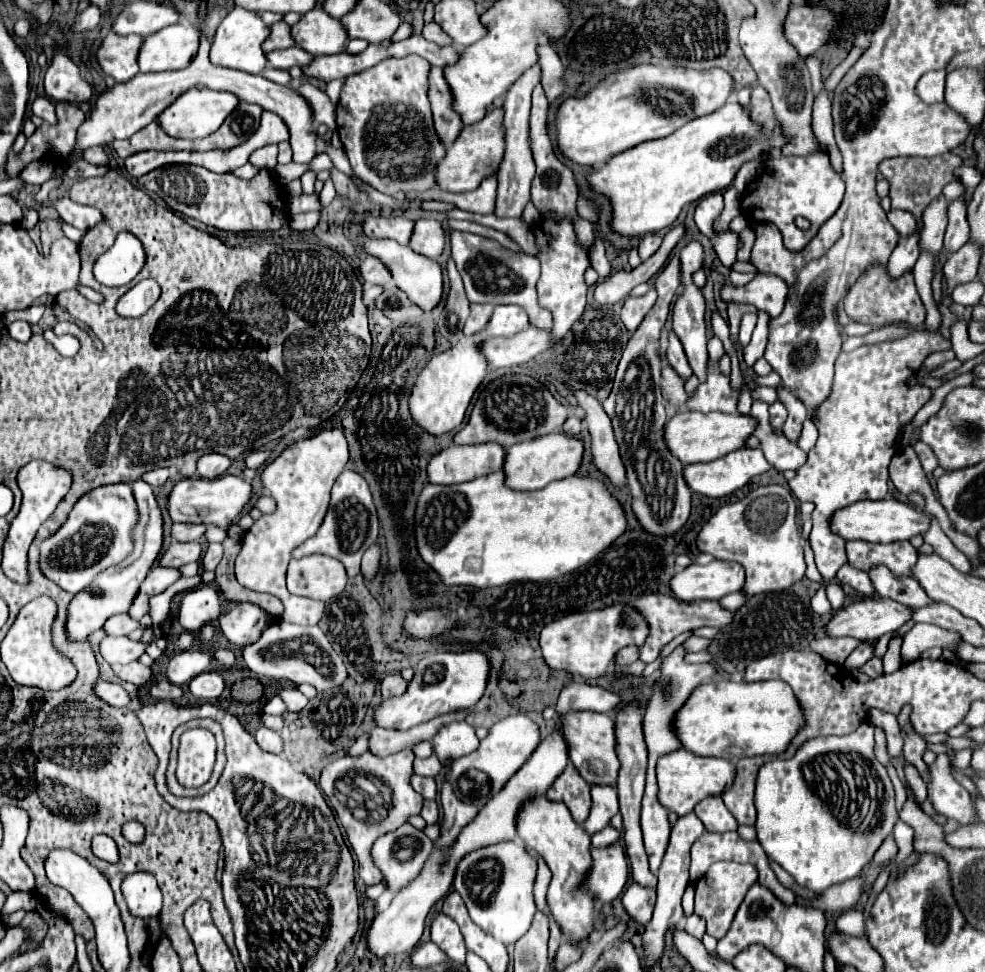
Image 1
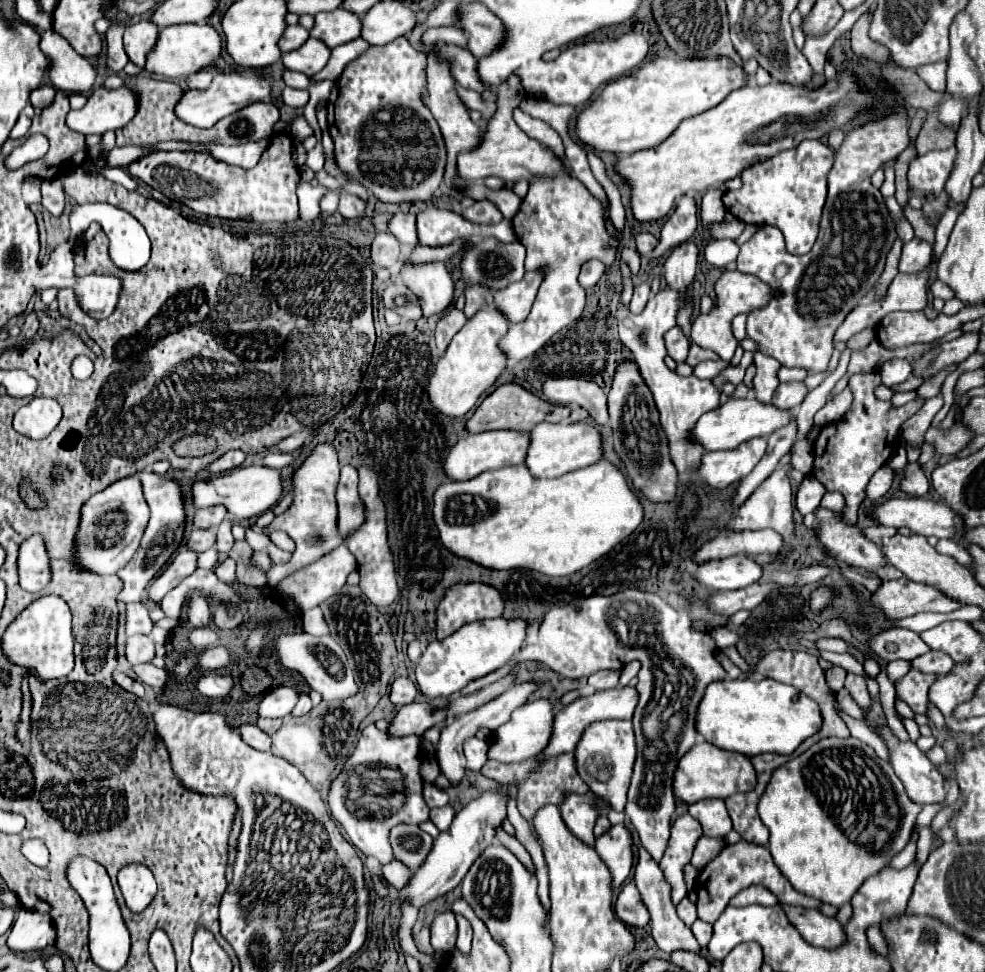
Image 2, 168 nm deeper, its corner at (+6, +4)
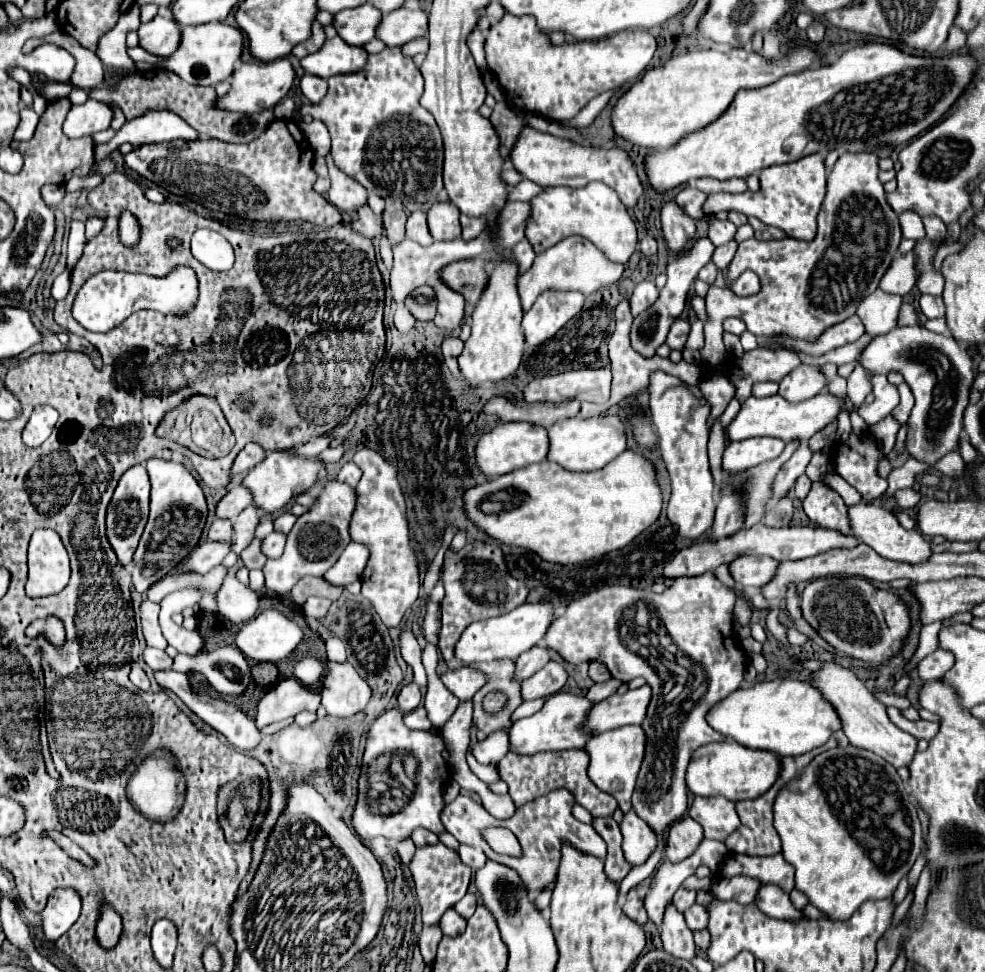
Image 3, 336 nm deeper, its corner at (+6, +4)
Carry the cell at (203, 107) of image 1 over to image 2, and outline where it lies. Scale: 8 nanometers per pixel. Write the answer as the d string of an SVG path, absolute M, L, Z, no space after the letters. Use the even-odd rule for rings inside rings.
M229 69L229 71L221 71L219 75L215 75L209 89L203 89L203 91L187 89L183 99L177 103L175 113L181 119L185 119L185 123L191 123L195 127L207 129L207 127L213 127L225 115L231 115L231 113L235 113L235 111L239 111L239 109L243 109L243 107L247 107L251 103L269 99L271 89L273 89L273 81L265 73L257 73L257 71L245 73L241 69Z

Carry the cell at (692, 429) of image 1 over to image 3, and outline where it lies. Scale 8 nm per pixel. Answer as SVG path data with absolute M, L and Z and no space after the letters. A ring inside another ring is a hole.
M821 393L813 399L805 399L805 401L799 401L799 403L789 403L779 395L765 397L765 399L749 397L741 405L733 423L729 423L725 427L725 437L729 441L743 441L743 439L749 439L749 437L777 437L777 439L783 439L783 441L789 441L789 439L805 441L811 435L815 435L817 431L821 431L827 423L831 423L837 417L839 409L841 409L841 401L835 399L829 393Z

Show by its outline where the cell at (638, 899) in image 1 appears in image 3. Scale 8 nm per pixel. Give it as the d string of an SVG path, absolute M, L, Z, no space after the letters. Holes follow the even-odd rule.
M631 889L631 891L627 893L627 901L625 901L625 905L623 905L623 913L625 913L629 919L633 919L635 923L639 923L639 925L645 925L645 923L647 923L647 913L645 913L643 901L641 901L641 897L637 895L635 889Z

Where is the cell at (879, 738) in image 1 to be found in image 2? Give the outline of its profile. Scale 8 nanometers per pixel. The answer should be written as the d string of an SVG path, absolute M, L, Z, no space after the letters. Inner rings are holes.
M847 673L847 679L845 679L845 689L851 693L851 697L859 703L859 707L867 713L869 711L869 705L871 705L871 697L867 693L867 685L865 685L865 679L855 675L855 673Z

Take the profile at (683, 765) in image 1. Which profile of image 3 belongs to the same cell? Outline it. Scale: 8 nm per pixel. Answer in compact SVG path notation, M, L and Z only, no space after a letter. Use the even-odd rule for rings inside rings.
M725 739L717 743L707 743L693 753L693 759L687 767L687 791L699 797L725 797L729 801L755 799L763 795L777 779L779 759L769 751L757 751L739 745L737 741Z

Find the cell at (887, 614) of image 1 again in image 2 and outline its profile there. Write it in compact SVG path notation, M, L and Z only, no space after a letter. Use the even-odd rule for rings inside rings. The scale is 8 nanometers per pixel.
M907 577L885 581L883 587L873 593L873 605L887 613L891 619L903 619L917 613L951 613L963 607L961 601L945 595L933 585L915 583Z

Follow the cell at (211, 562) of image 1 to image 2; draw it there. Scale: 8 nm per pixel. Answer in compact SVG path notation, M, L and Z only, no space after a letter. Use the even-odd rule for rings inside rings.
M233 517L225 519L221 525L219 525L219 531L217 531L217 549L221 555L227 555L235 543L233 539L233 533L231 533L231 527L233 527Z

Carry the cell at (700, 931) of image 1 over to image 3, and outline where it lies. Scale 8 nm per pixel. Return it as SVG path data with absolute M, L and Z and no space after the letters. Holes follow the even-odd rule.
M677 889L677 893L673 895L673 905L683 913L685 909L689 909L691 905L695 905L695 897L697 897L697 891L689 891L689 889Z

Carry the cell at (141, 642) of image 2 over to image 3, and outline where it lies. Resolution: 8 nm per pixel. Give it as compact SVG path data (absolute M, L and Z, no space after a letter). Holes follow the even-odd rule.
M147 647L147 649L143 651L143 661L145 661L153 671L157 671L157 669L169 669L169 667L171 667L171 657L169 657L165 651L153 649L153 647Z

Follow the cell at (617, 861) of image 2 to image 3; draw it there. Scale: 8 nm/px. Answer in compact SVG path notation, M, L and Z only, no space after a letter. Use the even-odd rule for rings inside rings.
M635 811L625 813L621 821L621 835L623 835L623 855L627 863L641 865L653 853L657 839L649 825L635 815Z

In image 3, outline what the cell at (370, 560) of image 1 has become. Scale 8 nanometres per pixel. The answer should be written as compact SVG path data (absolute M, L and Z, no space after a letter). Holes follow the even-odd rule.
M359 449L353 455L355 465L363 471L357 485L357 503L349 525L351 541L369 547L369 563L363 571L363 595L371 601L377 615L387 627L397 627L405 611L419 597L419 557L415 543L409 539L405 497L397 481L397 469L373 449Z

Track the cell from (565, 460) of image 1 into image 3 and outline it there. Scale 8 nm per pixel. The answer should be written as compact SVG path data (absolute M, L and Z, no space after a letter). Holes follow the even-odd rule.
M617 415L591 417L591 419L563 419L547 429L549 433L549 455L547 461L561 465L567 471L595 471L605 467L611 459L625 451L627 427Z

